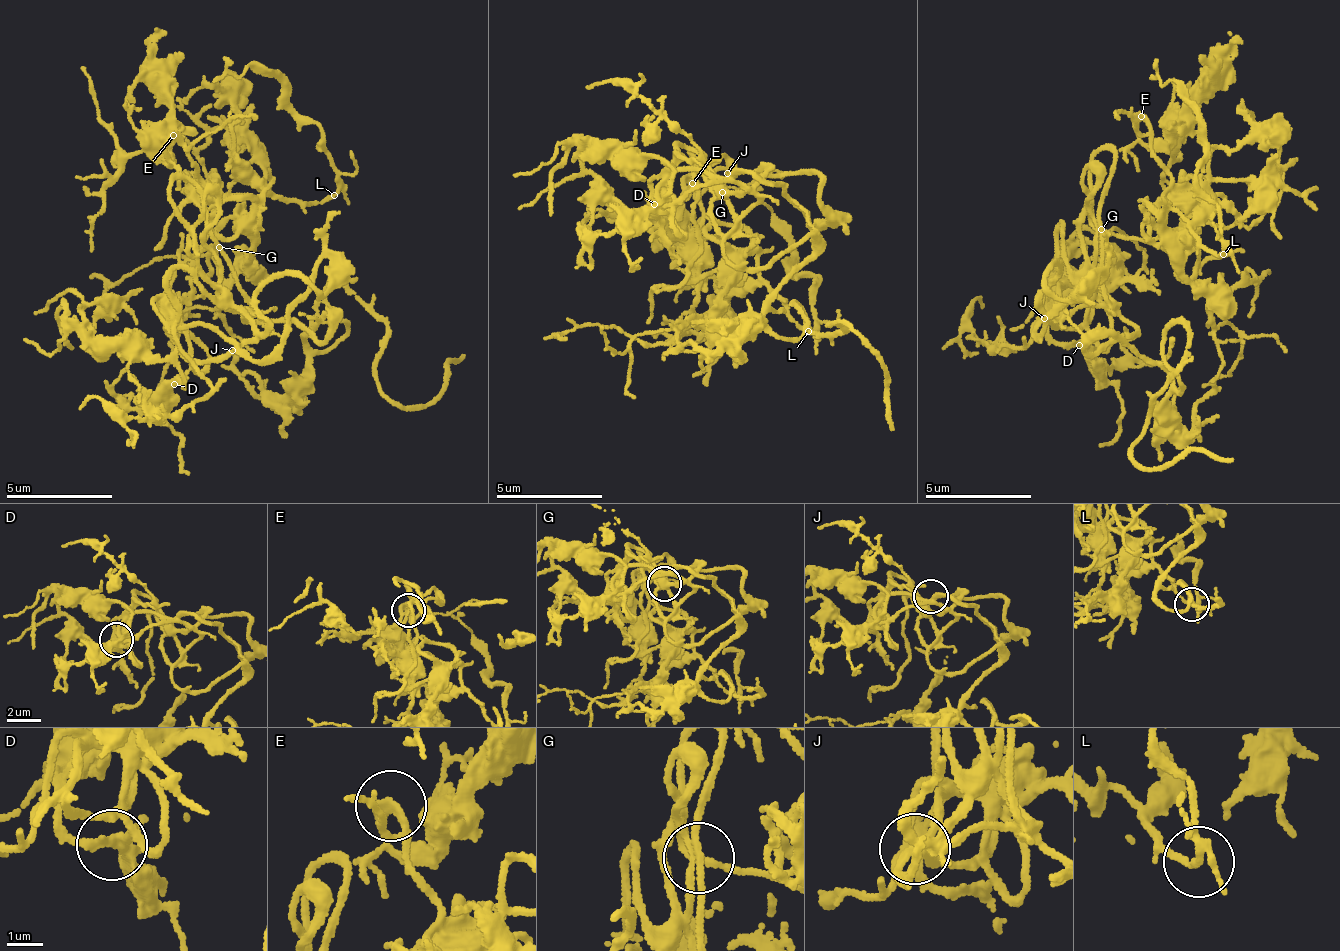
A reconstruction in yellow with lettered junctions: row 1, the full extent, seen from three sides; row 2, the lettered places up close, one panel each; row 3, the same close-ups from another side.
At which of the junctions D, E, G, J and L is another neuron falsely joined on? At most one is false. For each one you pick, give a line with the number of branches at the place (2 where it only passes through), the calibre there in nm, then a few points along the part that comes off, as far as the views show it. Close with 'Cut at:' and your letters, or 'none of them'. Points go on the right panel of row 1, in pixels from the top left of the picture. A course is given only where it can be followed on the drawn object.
Cut at: none of them

